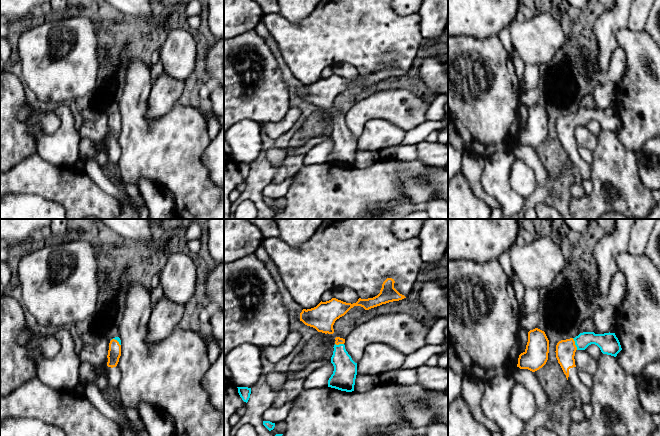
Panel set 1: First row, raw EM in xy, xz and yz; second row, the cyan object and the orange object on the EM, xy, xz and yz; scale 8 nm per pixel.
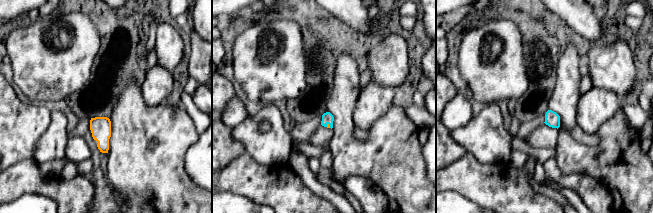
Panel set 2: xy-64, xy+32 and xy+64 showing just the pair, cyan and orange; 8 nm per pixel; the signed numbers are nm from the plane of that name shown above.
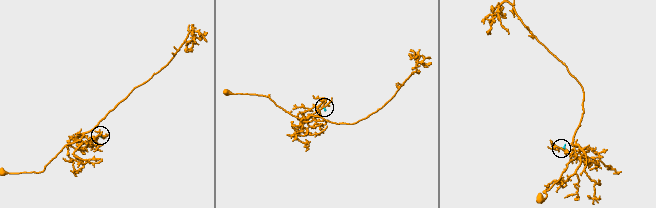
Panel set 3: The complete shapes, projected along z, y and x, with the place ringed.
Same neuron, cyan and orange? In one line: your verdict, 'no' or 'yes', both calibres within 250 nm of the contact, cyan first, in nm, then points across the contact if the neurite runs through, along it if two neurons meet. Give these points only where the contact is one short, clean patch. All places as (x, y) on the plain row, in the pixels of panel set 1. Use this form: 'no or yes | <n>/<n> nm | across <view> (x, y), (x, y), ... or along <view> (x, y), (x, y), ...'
yes | 150/160 nm | across yz (606, 118), (583, 116), (575, 120), (565, 127)

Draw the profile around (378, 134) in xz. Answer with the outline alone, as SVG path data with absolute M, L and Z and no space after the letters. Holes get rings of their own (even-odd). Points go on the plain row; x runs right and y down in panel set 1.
M385 119L370 120L357 139L357 149L380 152L402 143L406 131Z

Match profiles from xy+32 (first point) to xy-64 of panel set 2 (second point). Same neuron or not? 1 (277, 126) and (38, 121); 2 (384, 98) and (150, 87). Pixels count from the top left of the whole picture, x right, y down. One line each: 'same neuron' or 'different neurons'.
1: different neurons
2: same neuron

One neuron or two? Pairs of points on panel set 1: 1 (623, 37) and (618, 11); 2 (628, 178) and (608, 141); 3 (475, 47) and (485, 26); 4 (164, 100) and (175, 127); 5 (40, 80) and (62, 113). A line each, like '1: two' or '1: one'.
1: two
2: one
3: two
4: two
5: two

